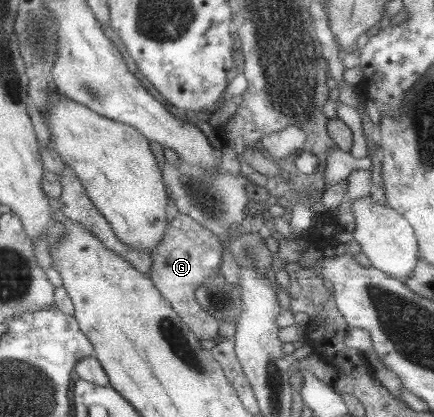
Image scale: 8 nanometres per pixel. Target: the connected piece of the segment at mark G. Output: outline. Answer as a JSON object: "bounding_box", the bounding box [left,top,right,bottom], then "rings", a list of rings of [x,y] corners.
{"bounding_box":[150,213,222,340],"rings":[[[174,213],[164,241],[160,242],[160,246],[156,246],[156,250],[152,252],[154,267],[150,275],[155,286],[163,292],[163,296],[178,312],[179,318],[200,340],[212,340],[214,336],[218,336],[220,321],[196,303],[195,289],[204,279],[208,279],[208,275],[220,269],[221,250],[222,243],[216,234],[198,224],[190,216]]]}

